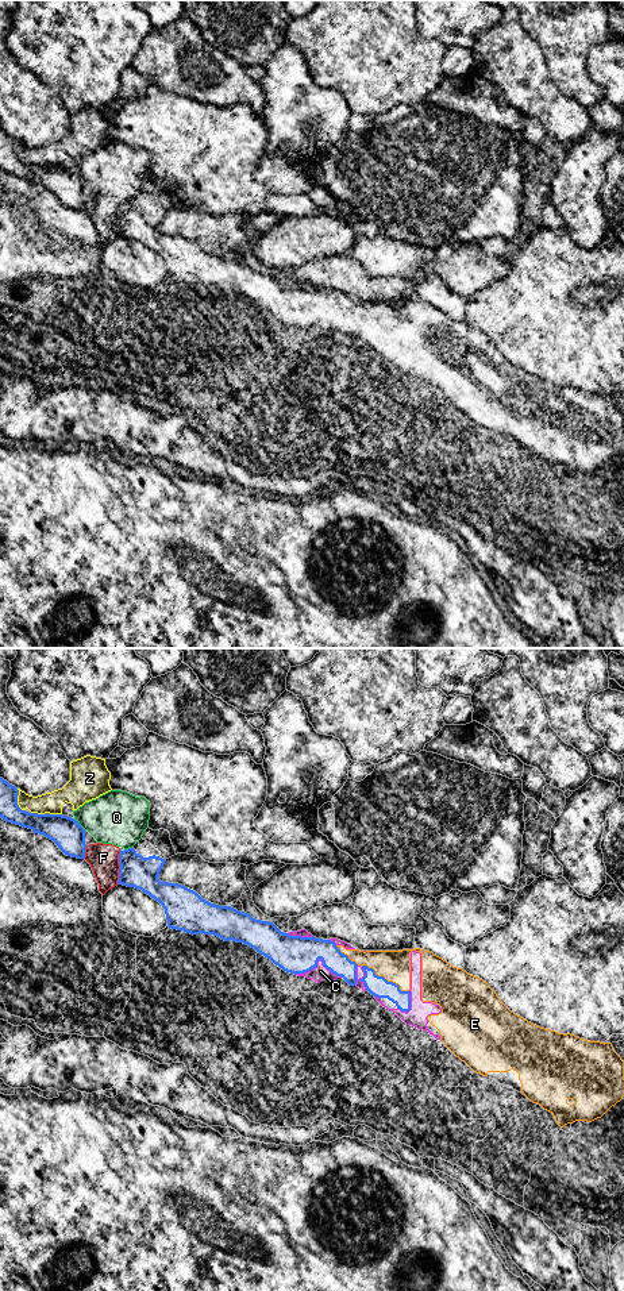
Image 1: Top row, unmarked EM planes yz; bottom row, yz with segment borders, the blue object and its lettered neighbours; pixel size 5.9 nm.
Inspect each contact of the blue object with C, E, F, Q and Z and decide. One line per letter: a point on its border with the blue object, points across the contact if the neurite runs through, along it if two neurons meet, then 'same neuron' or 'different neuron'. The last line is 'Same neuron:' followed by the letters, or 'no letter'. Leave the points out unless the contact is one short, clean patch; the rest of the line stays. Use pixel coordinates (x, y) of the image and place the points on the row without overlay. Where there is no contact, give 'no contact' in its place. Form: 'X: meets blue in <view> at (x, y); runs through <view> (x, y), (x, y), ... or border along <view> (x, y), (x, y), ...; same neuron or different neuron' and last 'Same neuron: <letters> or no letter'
C: meets blue in yz at (318, 312); different neuron
E: meets blue in yz at (384, 330); same neuron
F: meets blue in yz at (120, 219); border along yz (120, 203), (119, 231), (116, 235); different neuron
Q: meets blue in yz at (79, 176); different neuron
Z: meets blue in yz at (16, 153); different neuron
Same neuron: E

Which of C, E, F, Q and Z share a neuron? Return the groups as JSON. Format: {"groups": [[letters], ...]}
{"groups": [["C"], ["E"], ["F", "Q"], ["Z"]]}

